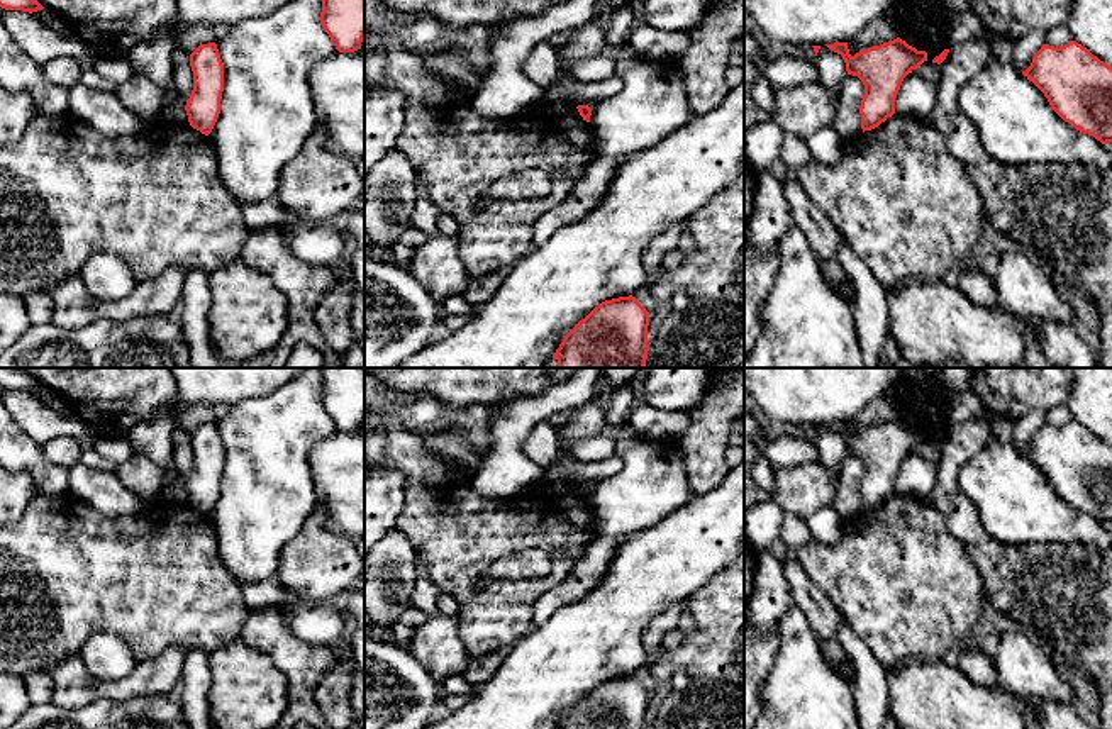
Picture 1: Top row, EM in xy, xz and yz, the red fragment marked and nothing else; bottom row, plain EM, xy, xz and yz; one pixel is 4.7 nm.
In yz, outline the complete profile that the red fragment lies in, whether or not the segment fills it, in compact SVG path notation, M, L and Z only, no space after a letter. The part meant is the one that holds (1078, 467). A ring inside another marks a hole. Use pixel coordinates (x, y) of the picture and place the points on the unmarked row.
M1076 420L1054 427L1042 424L1022 454L1048 478L1051 488L1076 510L1102 524L1112 522L1112 446Z

